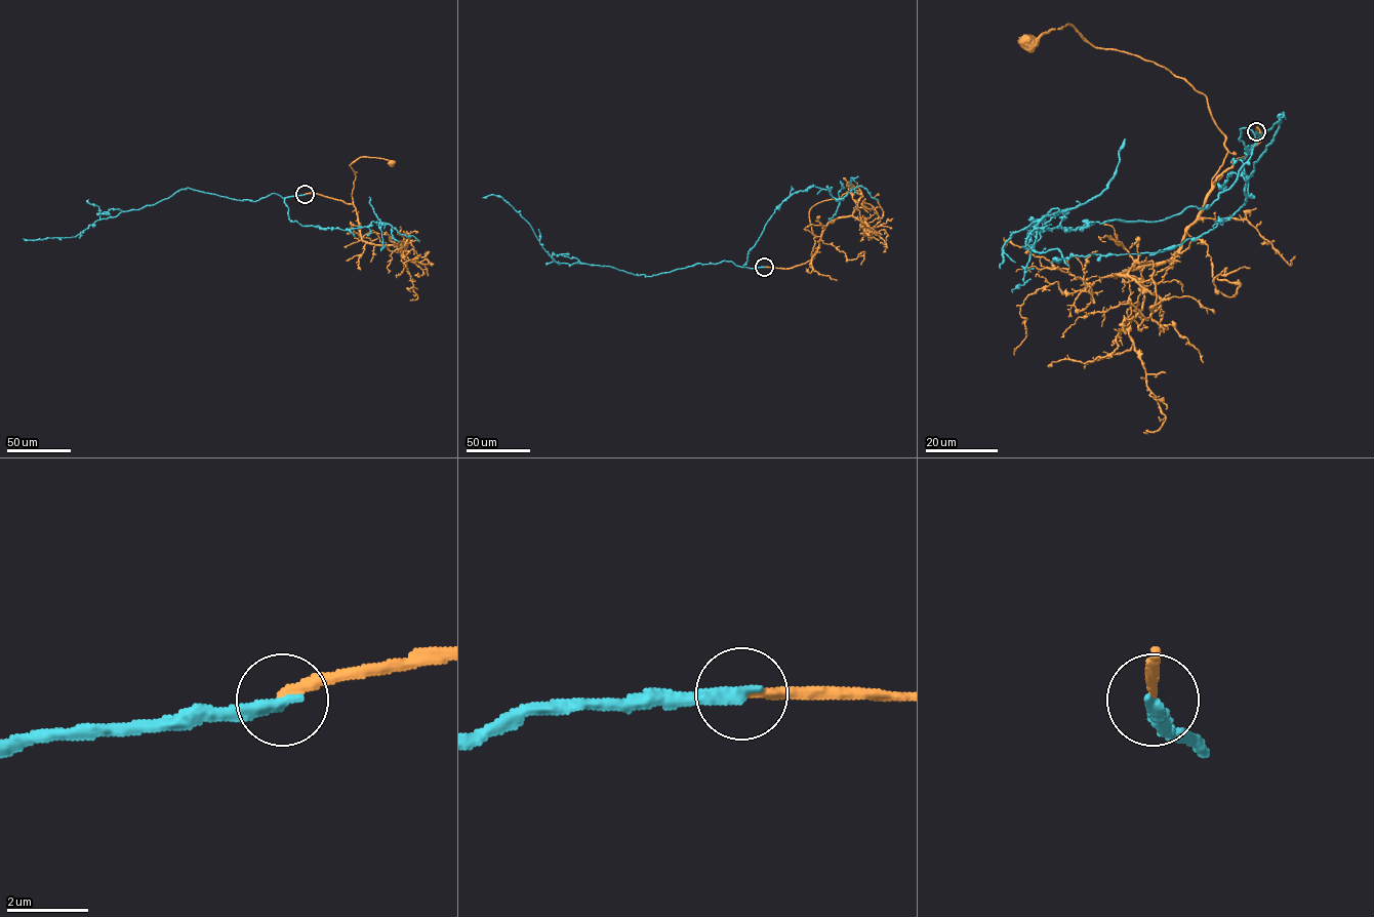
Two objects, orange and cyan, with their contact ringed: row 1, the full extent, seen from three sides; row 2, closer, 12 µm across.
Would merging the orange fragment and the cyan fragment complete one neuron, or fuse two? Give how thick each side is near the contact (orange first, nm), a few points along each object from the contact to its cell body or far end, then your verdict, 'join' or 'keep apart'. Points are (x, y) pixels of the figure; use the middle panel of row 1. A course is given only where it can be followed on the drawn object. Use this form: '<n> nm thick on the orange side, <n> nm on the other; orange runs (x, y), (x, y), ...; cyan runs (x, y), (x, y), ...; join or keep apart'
240 nm thick on the orange side, 360 nm on the other; orange runs (764, 267), (787, 269), (814, 257), (809, 210), (821, 201), (839, 198), (850, 187); cyan runs (764, 267), (741, 267), (724, 261), (646, 276), (611, 267), (557, 263), (508, 202), (493, 195), (482, 197); keep apart

